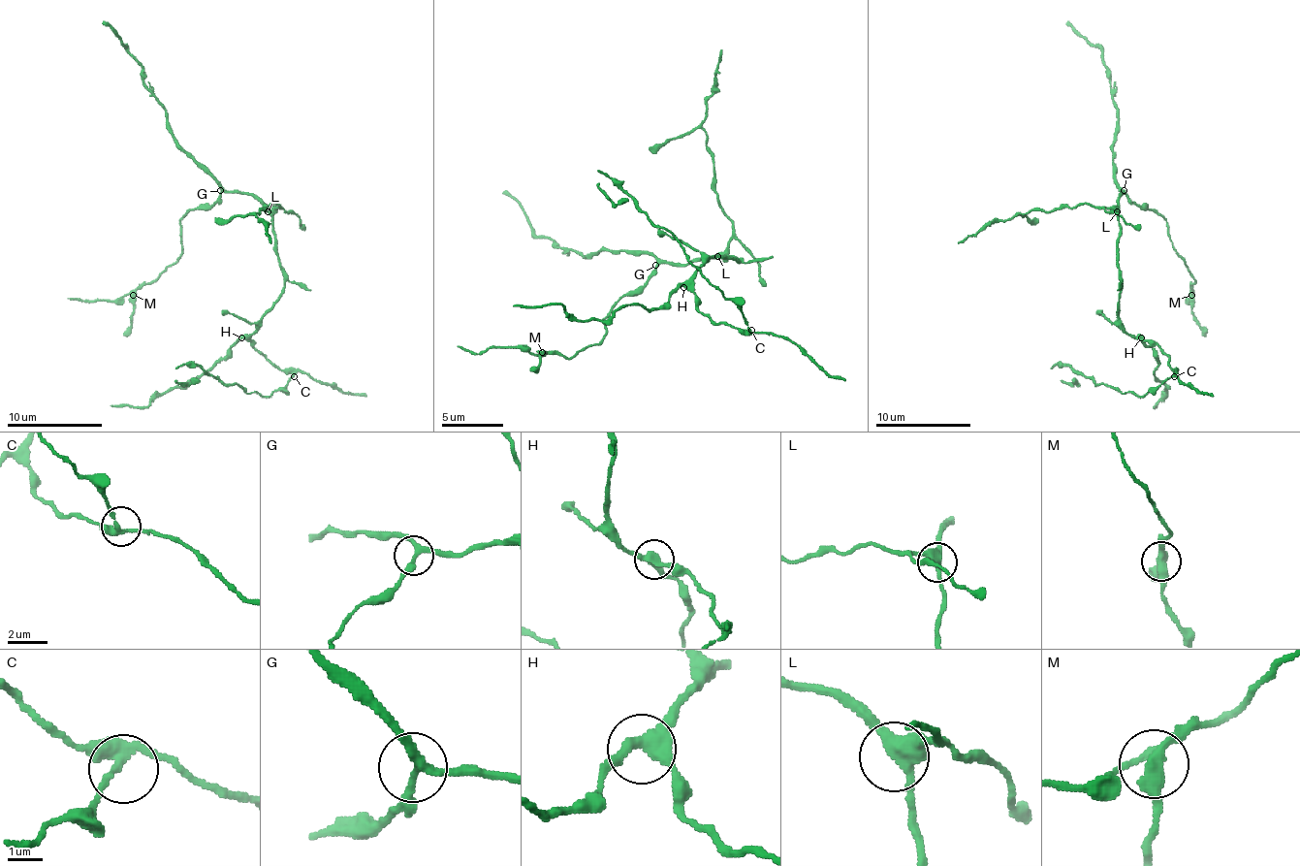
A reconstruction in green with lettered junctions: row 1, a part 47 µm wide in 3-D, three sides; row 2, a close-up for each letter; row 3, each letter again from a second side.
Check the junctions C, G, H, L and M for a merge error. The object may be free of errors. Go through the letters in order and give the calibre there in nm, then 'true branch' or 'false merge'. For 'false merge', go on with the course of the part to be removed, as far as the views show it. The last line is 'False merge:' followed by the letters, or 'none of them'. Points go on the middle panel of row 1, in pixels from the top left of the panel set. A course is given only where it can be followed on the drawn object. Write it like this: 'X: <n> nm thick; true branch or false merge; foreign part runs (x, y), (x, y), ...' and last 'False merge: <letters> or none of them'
C: 280 nm thick; true branch
G: 220 nm thick; true branch
H: 320 nm thick; true branch
L: 360 nm thick; true branch
M: 320 nm thick; false merge; foreign part runs (541, 352), (541, 358), (529, 370)
False merge: M

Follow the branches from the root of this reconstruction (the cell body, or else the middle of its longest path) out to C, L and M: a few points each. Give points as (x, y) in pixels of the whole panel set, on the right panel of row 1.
C: (1117, 264), (1122, 278), (1122, 326), (1136, 337), (1153, 340), (1169, 360), (1174, 376)
L: (1117, 264), (1117, 211)
M: (1117, 264), (1122, 190), (1167, 221), (1171, 247), (1195, 281), (1190, 295)

